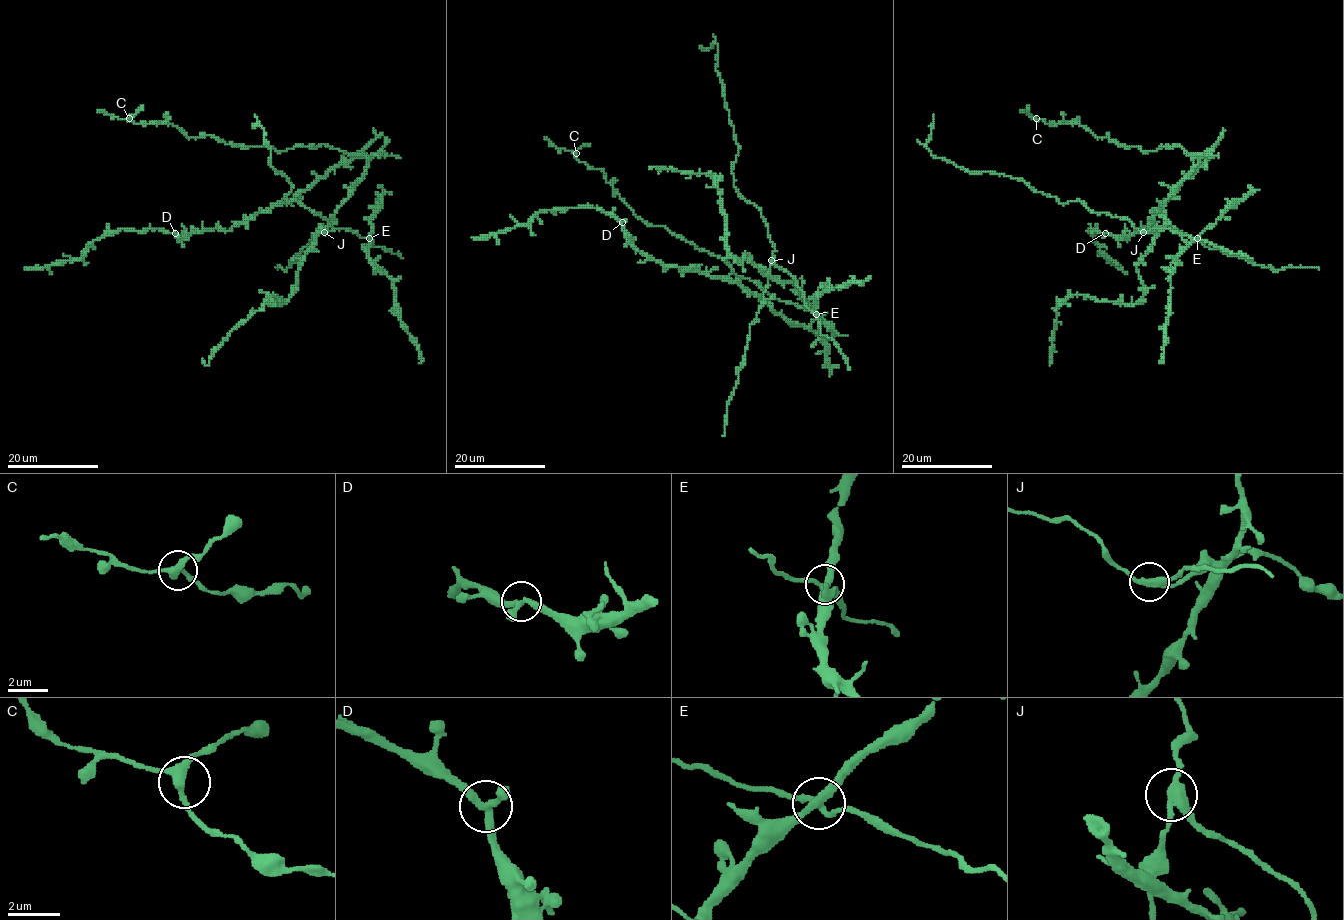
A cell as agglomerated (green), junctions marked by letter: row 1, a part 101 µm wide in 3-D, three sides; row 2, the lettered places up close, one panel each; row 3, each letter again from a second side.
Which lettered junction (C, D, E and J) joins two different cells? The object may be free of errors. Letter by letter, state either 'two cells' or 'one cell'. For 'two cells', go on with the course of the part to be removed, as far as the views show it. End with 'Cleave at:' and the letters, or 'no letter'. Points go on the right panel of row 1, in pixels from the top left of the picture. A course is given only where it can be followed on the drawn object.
C: one cell
D: one cell
E: one cell
J: two cells; foreign part runs (1144, 232), (1171, 226), (1209, 248), (1247, 257), (1275, 270), (1287, 267), (1319, 268)
Cleave at: J

